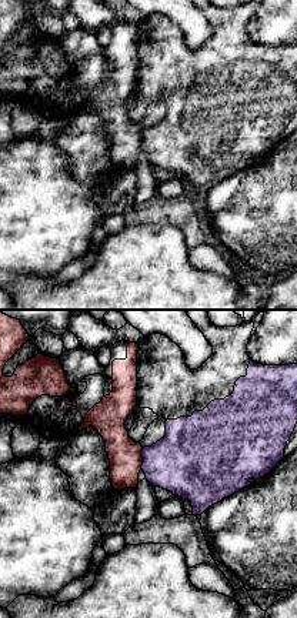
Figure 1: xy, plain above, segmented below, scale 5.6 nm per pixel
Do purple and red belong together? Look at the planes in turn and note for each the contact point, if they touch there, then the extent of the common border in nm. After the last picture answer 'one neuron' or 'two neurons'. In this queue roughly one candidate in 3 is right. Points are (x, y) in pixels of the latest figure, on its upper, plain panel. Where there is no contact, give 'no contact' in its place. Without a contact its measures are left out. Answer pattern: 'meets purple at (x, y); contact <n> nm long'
meets purple at (143, 139); contact 120 nm long

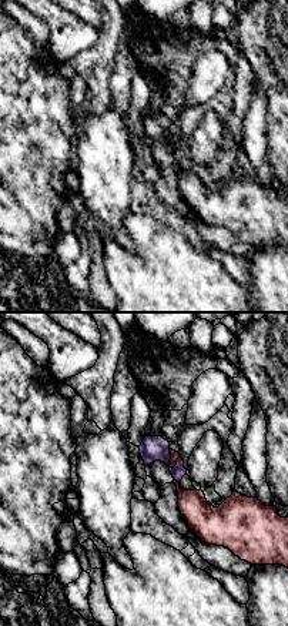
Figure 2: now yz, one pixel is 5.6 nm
meets purple at (170, 139); contact 110 nm long

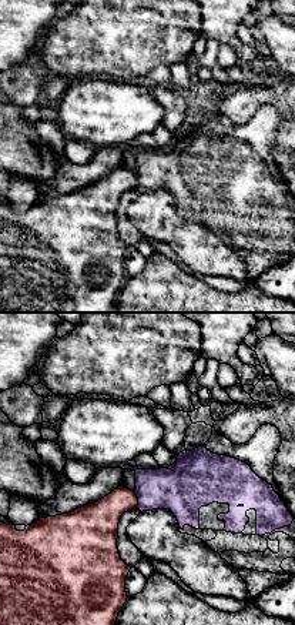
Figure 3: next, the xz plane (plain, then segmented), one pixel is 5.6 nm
meets purple at (138, 180); contact 90 nm long

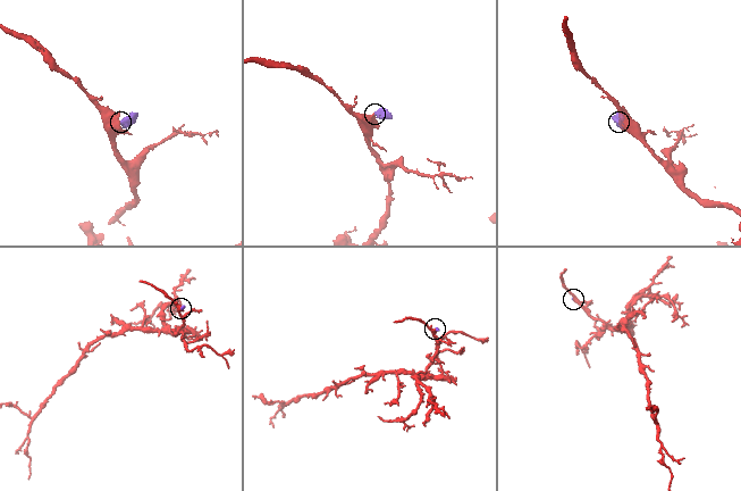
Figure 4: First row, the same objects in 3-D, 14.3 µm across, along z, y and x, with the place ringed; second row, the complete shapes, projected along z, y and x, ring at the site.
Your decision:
two neurons

